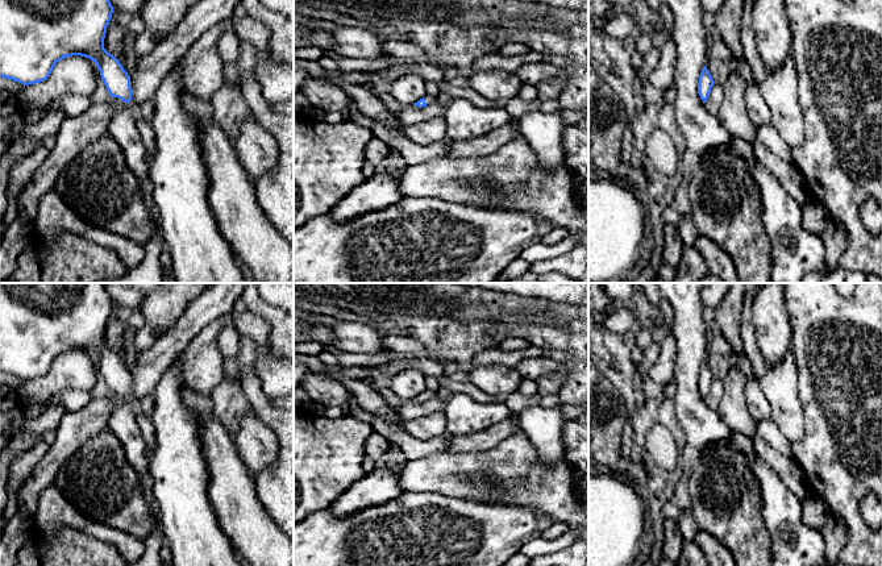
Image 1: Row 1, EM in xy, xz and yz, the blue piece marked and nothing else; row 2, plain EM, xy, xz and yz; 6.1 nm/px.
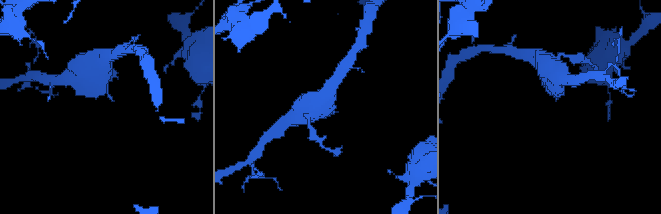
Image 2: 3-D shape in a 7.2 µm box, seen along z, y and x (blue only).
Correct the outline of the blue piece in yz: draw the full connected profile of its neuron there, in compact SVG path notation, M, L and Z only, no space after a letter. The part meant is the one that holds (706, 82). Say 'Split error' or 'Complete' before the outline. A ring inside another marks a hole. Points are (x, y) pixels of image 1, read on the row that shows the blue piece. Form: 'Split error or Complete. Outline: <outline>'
Complete. Outline: M704 66L700 72L699 83L698 83L698 93L700 99L703 100L703 103L707 101L712 86L713 86L713 79L710 71L707 70L707 67Z

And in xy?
Complete. Outline: M0 0L0 76L24 86L43 82L57 62L80 55L93 61L111 95L132 100L130 76L104 49L113 7L109 0Z

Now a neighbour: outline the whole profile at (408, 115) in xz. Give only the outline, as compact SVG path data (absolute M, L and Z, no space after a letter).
M436 101L423 108L419 108L415 104L404 105L399 112L396 112L395 116L403 125L408 126L420 121L444 117L445 111L446 107L442 105L440 101Z

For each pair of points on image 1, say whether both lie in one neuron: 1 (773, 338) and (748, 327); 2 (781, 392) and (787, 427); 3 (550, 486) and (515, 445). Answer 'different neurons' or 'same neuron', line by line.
1: different neurons
2: same neuron
3: same neuron

